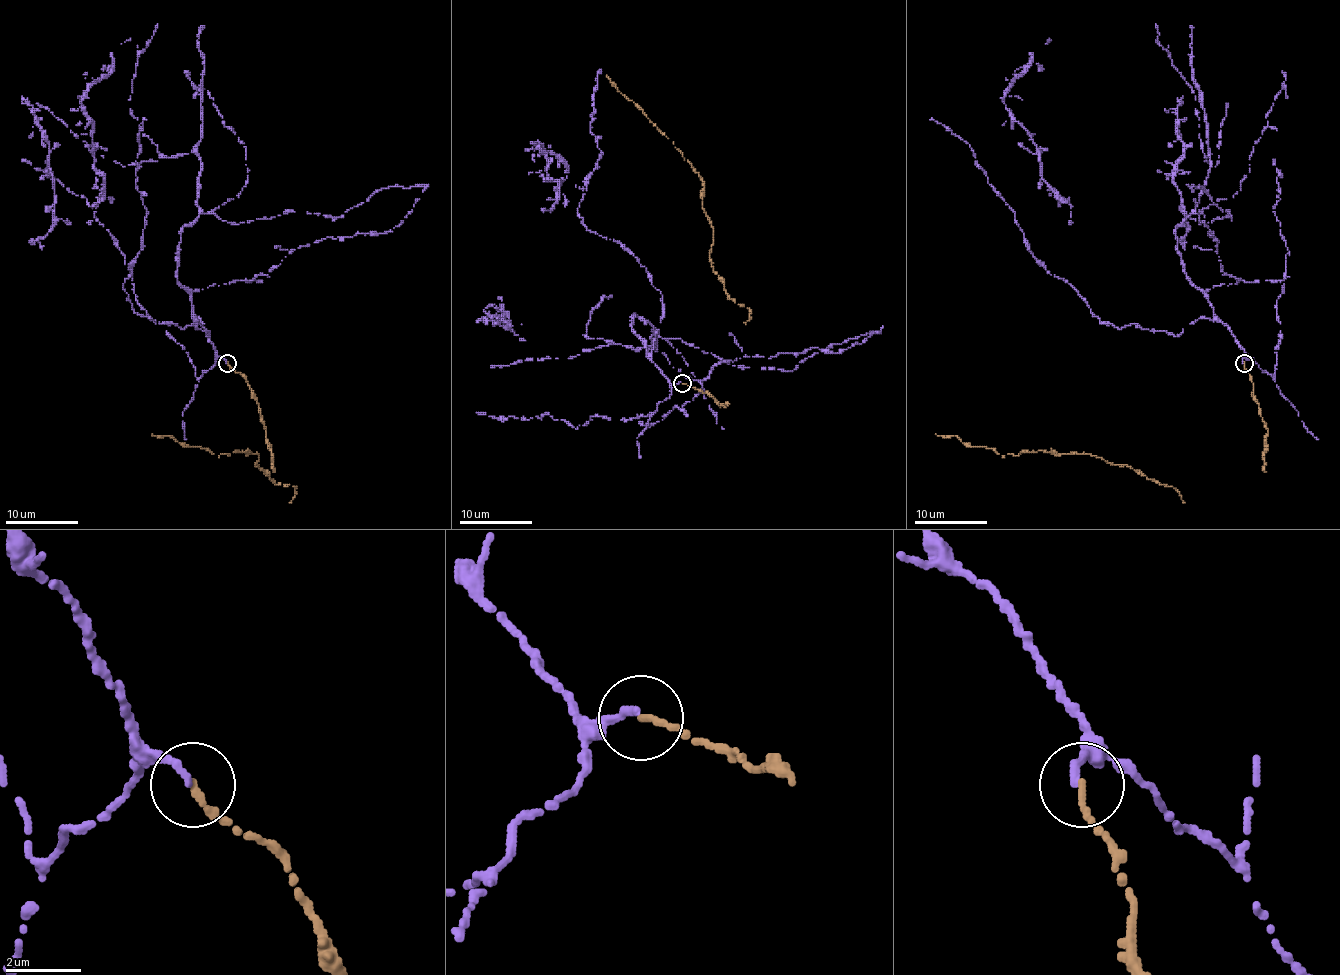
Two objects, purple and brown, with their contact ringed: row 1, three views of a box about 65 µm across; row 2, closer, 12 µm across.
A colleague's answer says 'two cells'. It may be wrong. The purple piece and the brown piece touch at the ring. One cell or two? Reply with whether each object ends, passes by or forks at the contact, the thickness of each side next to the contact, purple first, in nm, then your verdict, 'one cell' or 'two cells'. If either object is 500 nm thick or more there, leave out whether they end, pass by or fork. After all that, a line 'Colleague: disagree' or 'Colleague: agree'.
purple ends; brown ends; calibres 240 and 200 nm; one cell
Colleague: disagree

